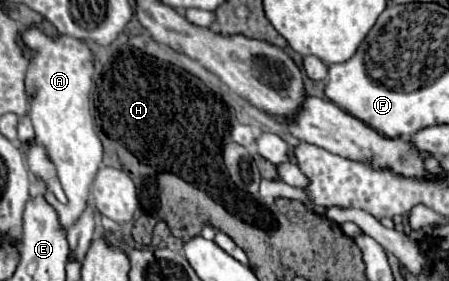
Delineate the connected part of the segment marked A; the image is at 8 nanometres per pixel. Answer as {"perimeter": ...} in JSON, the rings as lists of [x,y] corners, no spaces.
{"perimeter":[[[37,27],[23,33],[23,43],[37,51],[35,57],[29,61],[27,69],[27,89],[35,91],[31,103],[31,119],[33,119],[33,143],[45,147],[49,159],[57,169],[57,179],[63,185],[67,195],[67,203],[59,203],[57,197],[43,189],[45,201],[57,211],[61,227],[67,231],[85,211],[85,203],[89,199],[89,187],[95,179],[95,173],[103,159],[103,147],[99,137],[93,131],[95,119],[89,107],[89,89],[91,89],[91,75],[93,75],[93,53],[91,49],[73,37],[59,35],[51,39],[43,35]]]}

